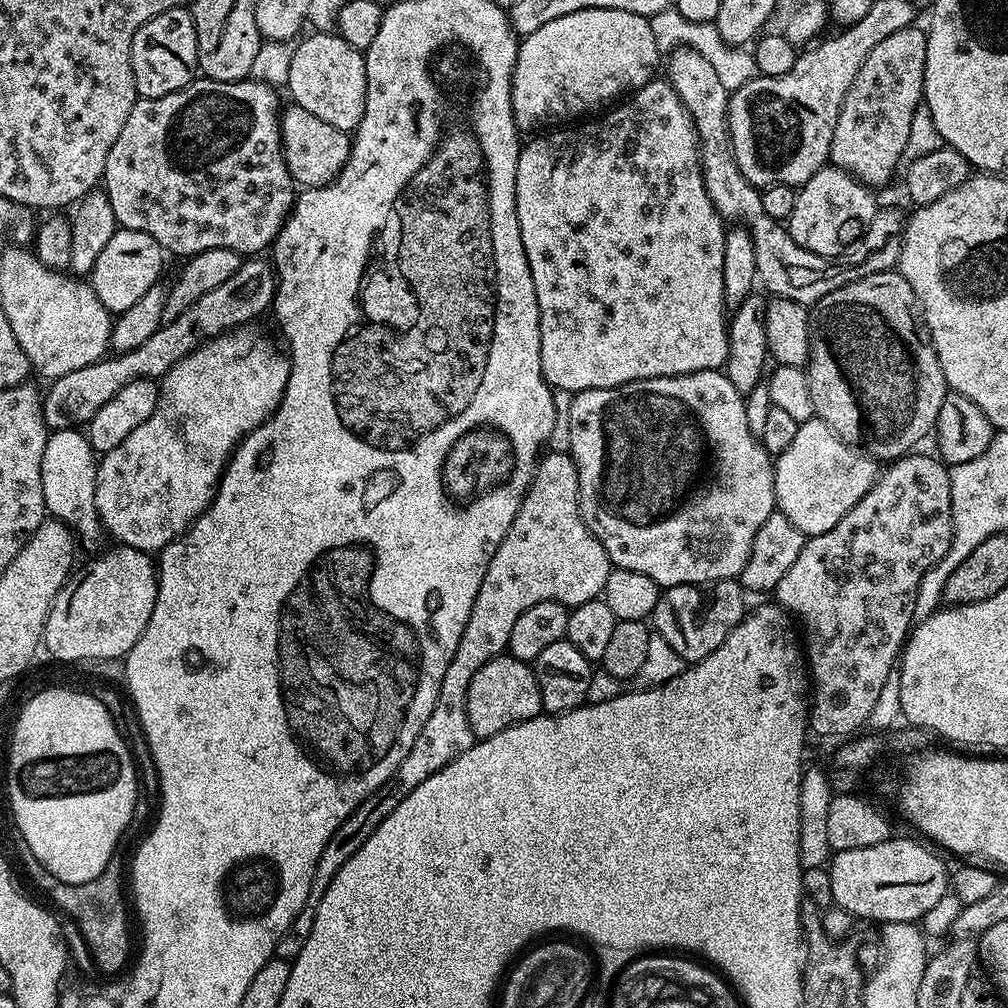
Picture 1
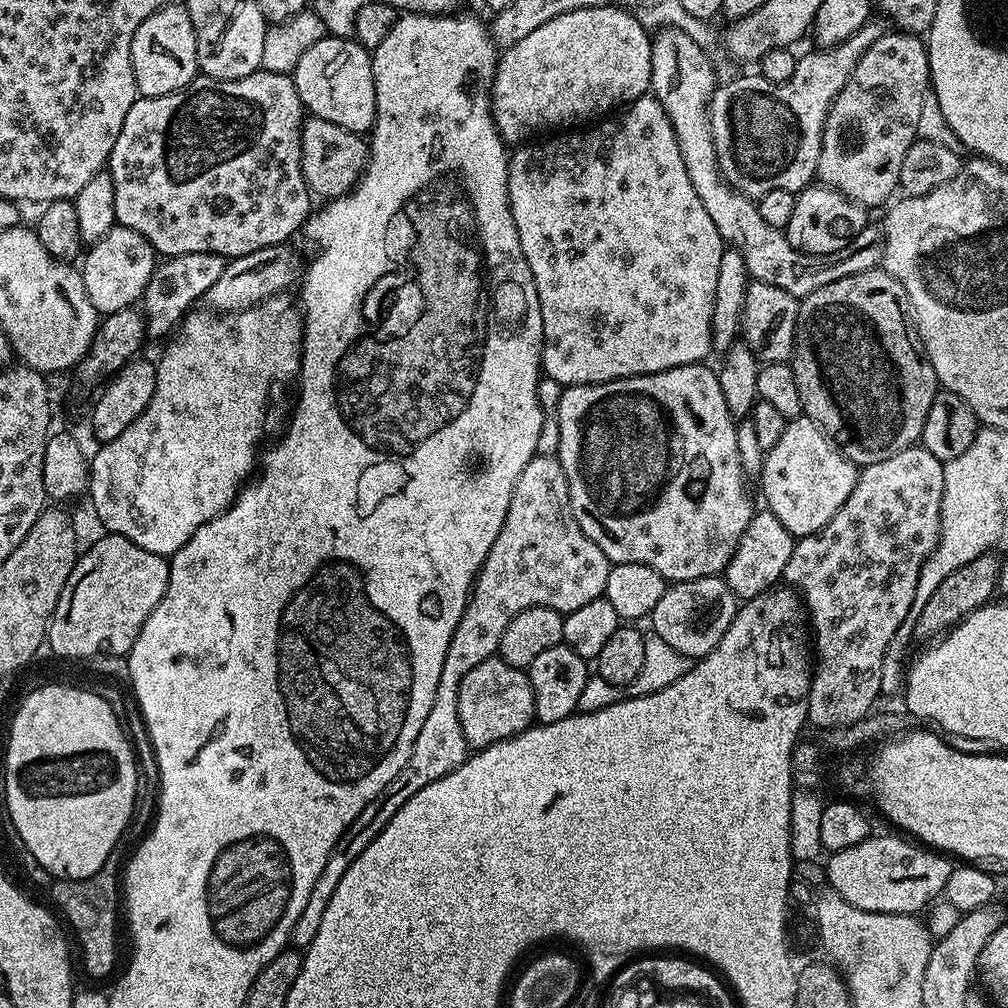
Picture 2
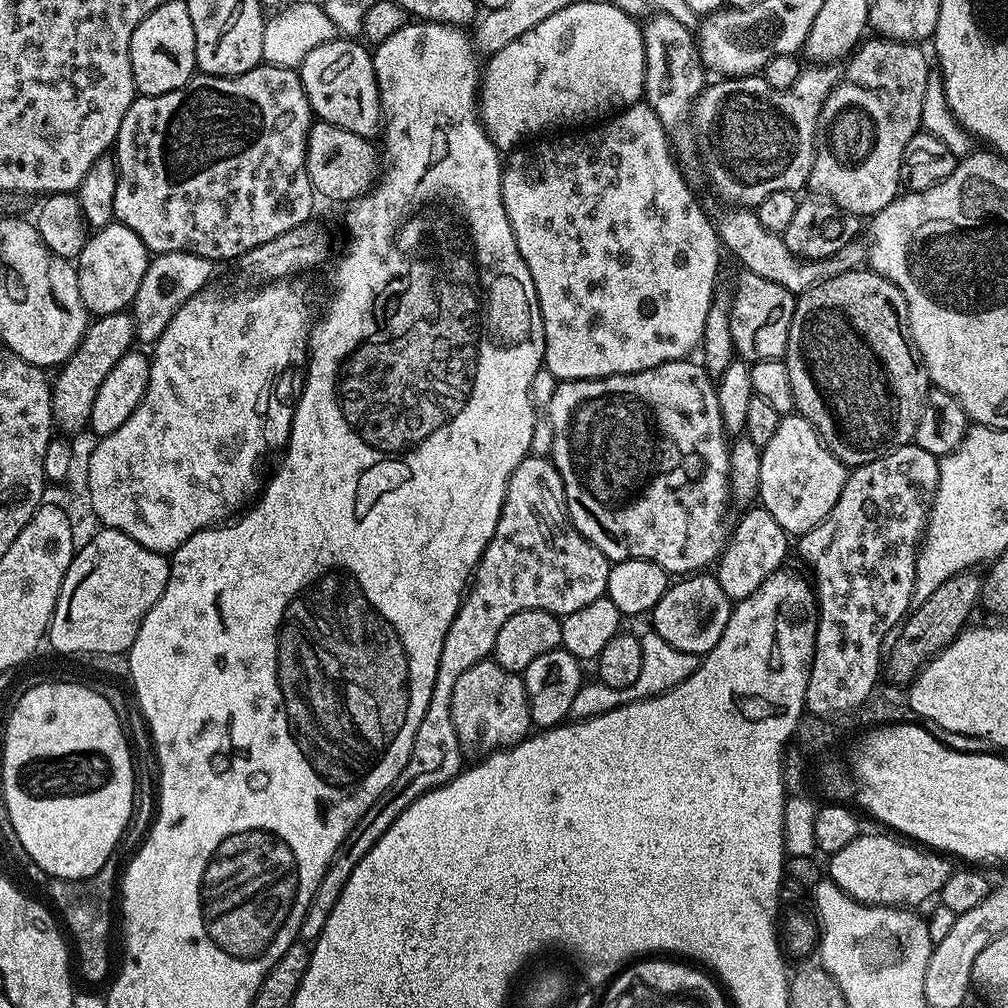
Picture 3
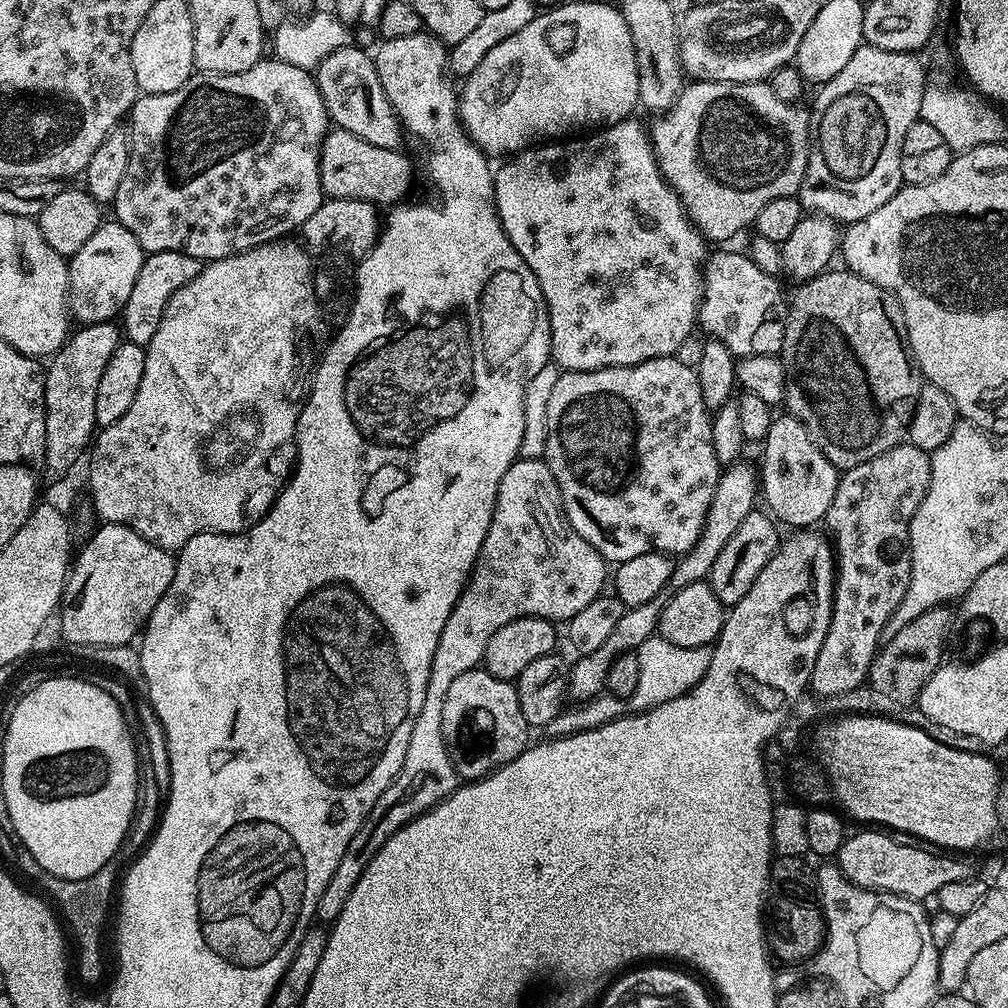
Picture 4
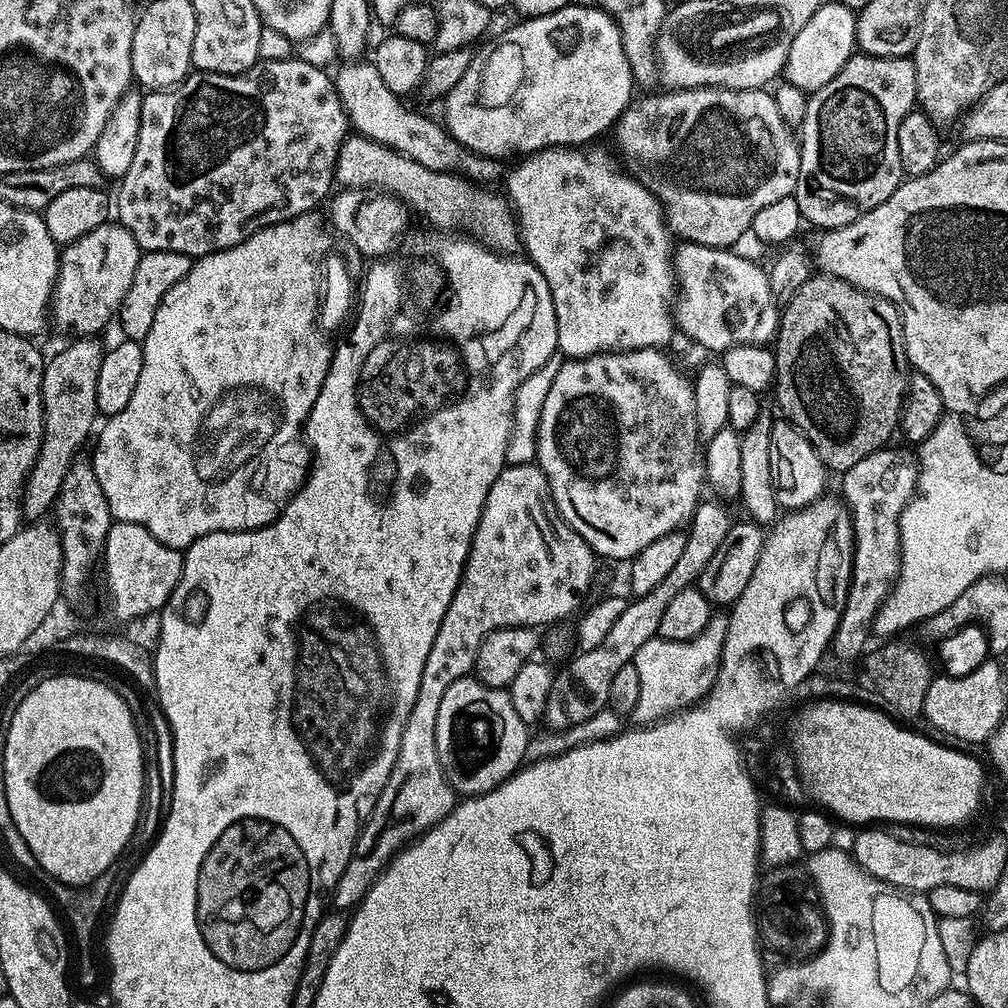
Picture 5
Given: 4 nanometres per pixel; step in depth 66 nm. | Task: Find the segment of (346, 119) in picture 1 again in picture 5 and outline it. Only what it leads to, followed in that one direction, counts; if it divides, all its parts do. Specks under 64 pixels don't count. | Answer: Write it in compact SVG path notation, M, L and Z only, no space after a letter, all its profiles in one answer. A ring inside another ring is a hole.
M344 62L334 72L336 93L348 115L348 123L359 135L367 140L393 148L406 158L414 158L426 170L435 172L454 172L481 186L491 185L491 180L500 176L501 161L495 156L479 156L466 146L462 146L443 127L439 119L430 120L418 112L408 112L401 97L382 82L375 63Z

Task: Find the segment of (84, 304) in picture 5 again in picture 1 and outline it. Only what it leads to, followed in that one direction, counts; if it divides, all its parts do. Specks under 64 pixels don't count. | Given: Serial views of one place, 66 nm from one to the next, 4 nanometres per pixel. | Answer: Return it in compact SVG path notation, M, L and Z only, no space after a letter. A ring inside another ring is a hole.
M120 228L106 242L102 254L98 257L98 262L94 262L94 270L90 273L90 283L94 294L106 306L110 314L119 314L130 310L150 286L154 286L161 279L160 271L164 268L164 259L166 253L150 234L130 230L129 228Z

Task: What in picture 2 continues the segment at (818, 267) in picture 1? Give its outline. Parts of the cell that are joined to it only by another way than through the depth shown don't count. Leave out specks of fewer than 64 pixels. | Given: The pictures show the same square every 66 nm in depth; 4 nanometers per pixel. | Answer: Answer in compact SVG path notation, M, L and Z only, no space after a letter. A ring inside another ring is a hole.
M664 26L657 32L660 33L651 37L651 95L656 97L670 118L676 140L680 144L680 153L686 162L686 172L694 182L698 198L702 198L702 206L706 206L706 214L710 214L714 226L718 226L718 234L725 245L736 248L742 254L749 277L770 286L778 286L778 290L786 290L786 294L791 296L803 298L818 290L818 286L826 286L830 282L838 282L838 278L877 267L884 259L885 237L881 229L879 232L875 226L865 228L862 239L851 250L835 256L810 256L790 246L785 229L770 226L770 222L762 218L759 203L753 197L737 192L724 179L712 141L712 127L708 124L708 103L716 92L718 79L704 53L707 51L698 42L694 42L690 34L677 28Z

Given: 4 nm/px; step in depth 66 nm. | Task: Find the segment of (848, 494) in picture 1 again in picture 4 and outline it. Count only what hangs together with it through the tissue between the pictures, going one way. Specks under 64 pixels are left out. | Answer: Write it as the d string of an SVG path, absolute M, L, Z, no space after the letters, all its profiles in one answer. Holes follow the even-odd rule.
M777 415L762 441L762 448L764 461L758 464L758 484L762 489L763 503L764 500L768 503L767 511L781 525L789 524L792 530L808 530L819 520L821 523L827 517L830 502L834 502L840 476L826 454L818 450L806 426L793 416Z

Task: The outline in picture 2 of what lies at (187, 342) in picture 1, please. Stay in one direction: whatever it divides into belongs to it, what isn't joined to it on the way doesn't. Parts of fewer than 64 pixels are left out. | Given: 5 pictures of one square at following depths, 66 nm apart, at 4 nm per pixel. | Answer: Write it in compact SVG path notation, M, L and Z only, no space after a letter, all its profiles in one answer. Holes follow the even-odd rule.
M287 243L278 244L275 248L254 250L254 254L229 259L222 270L222 278L218 278L214 286L210 286L210 290L203 298L203 303L217 313L231 314L252 308L271 296L283 293L287 289L284 287L291 282L292 275L296 271L297 275L302 268L302 260L300 264L295 250L288 247L292 246Z

